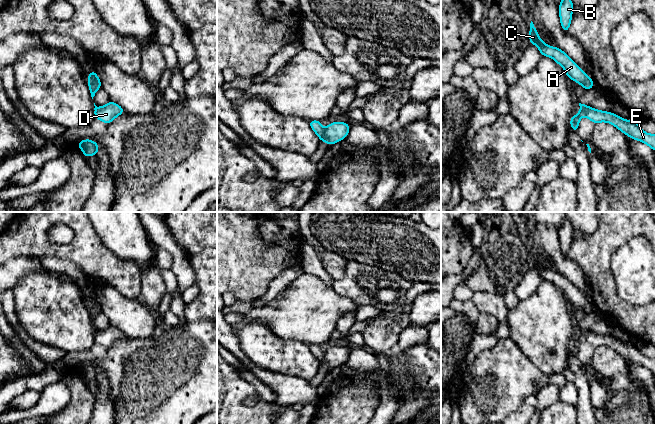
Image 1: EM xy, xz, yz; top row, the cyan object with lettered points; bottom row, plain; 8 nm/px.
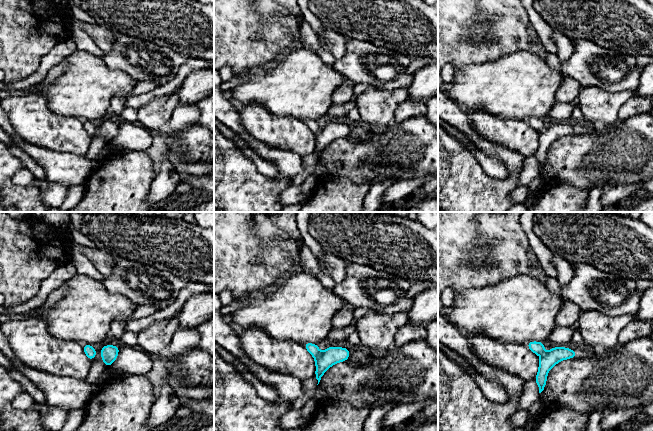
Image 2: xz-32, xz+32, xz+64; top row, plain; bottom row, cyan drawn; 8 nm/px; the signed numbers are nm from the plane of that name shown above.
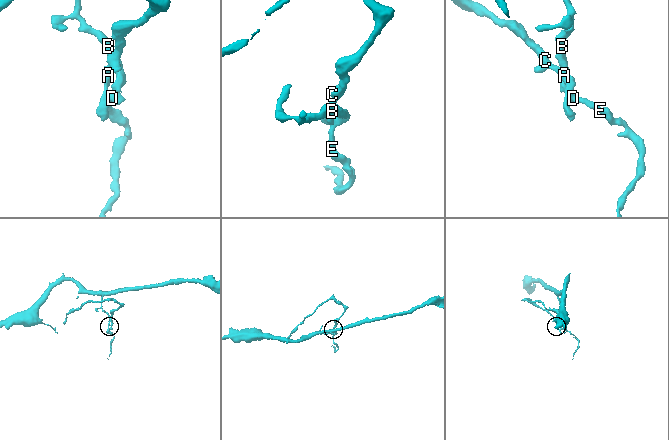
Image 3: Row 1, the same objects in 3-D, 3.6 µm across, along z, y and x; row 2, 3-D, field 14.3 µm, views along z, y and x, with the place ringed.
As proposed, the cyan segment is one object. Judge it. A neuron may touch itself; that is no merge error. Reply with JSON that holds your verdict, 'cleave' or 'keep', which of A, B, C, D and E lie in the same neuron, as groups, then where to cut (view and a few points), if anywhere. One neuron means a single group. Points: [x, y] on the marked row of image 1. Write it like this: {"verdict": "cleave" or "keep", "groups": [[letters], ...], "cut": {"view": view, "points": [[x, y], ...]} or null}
{"verdict": "cleave", "groups": [["A", "C"], ["B", "D", "E"]], "cut": {"view": "xz", "points": [[325, 129], [320, 138]]}}

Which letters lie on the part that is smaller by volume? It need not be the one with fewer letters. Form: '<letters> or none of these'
A, C

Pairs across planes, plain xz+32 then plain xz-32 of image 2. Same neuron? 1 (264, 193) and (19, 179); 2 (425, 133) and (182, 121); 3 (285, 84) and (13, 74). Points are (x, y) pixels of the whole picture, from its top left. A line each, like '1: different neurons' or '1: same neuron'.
1: different neurons
2: different neurons
3: different neurons

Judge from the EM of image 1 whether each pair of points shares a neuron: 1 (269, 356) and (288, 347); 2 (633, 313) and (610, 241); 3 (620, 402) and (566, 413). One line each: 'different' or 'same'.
1: same
2: same
3: different

